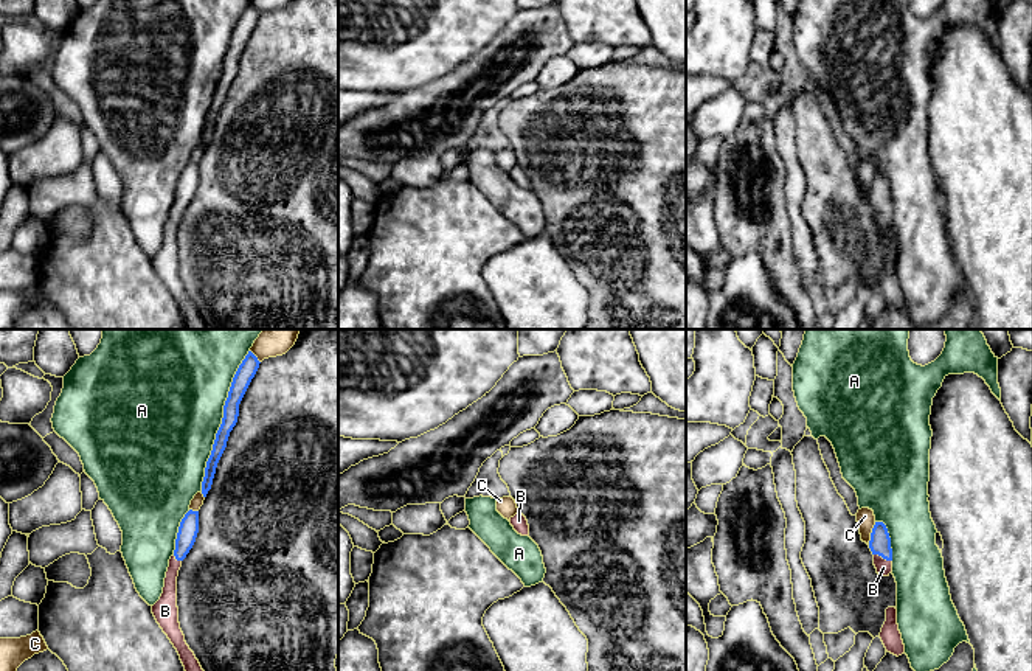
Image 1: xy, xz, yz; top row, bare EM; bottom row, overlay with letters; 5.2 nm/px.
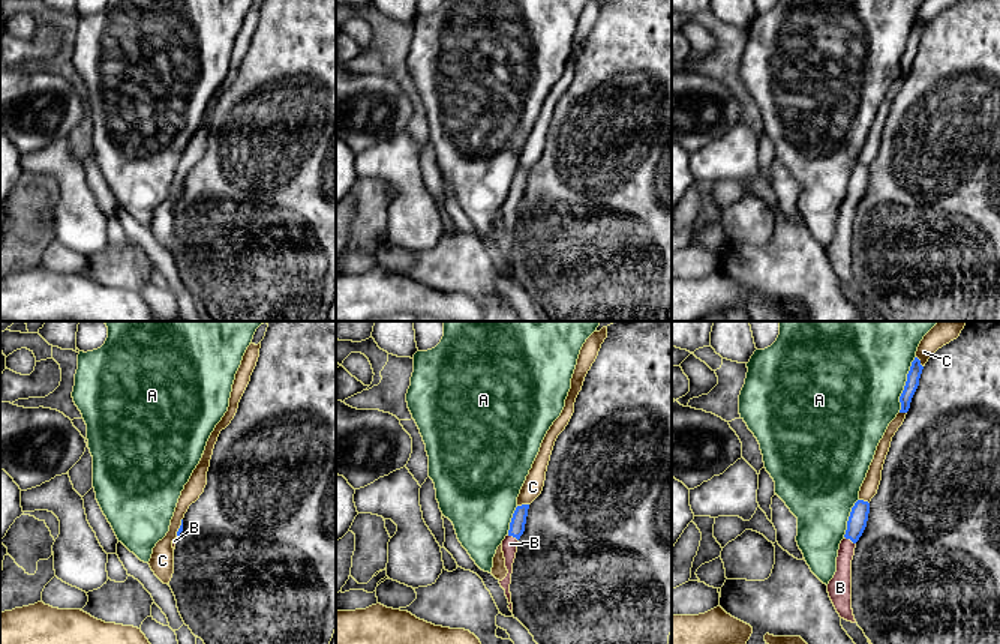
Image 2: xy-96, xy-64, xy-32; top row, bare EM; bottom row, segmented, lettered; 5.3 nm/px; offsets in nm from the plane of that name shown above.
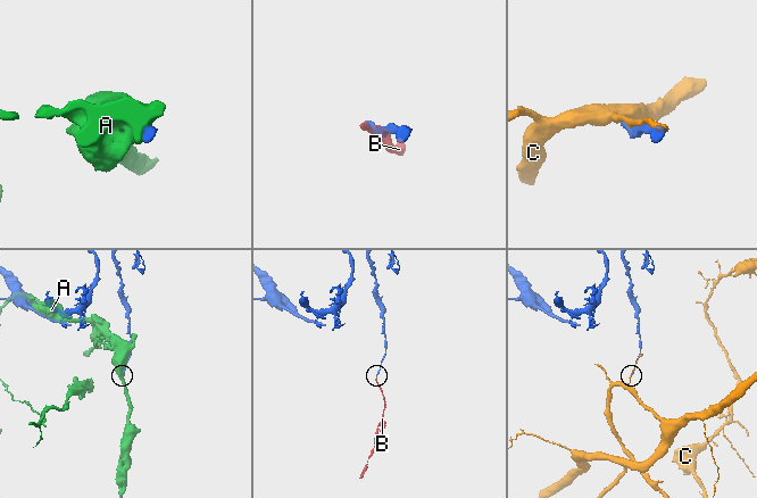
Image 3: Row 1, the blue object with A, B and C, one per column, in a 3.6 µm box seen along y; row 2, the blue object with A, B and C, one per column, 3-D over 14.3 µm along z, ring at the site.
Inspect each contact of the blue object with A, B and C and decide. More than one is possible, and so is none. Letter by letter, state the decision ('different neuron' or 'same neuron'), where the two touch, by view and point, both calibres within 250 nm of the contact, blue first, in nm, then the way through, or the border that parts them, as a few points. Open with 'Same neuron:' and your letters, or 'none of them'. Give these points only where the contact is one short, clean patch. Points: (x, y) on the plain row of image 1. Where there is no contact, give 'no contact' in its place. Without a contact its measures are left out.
Same neuron: B
A: different neuron; contact xy (222, 72); calibres 90 and 500 nm
B: same neuron; contact yz (883, 210); calibres 110 and 80 nm; way yz (880, 194), (883, 210), (883, 219)
C: different neuron; contact yz (871, 185); calibres 110 and 90 nm

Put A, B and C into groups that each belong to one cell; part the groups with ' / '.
A / B / C

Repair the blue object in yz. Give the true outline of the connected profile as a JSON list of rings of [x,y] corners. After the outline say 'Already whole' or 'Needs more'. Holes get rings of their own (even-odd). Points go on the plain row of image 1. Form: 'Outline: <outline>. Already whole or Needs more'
Outline: [[[875,174],[869,200],[874,207],[874,217],[880,228],[889,228],[892,224],[892,200],[891,200],[891,189],[888,180],[883,174]]]. Needs more

